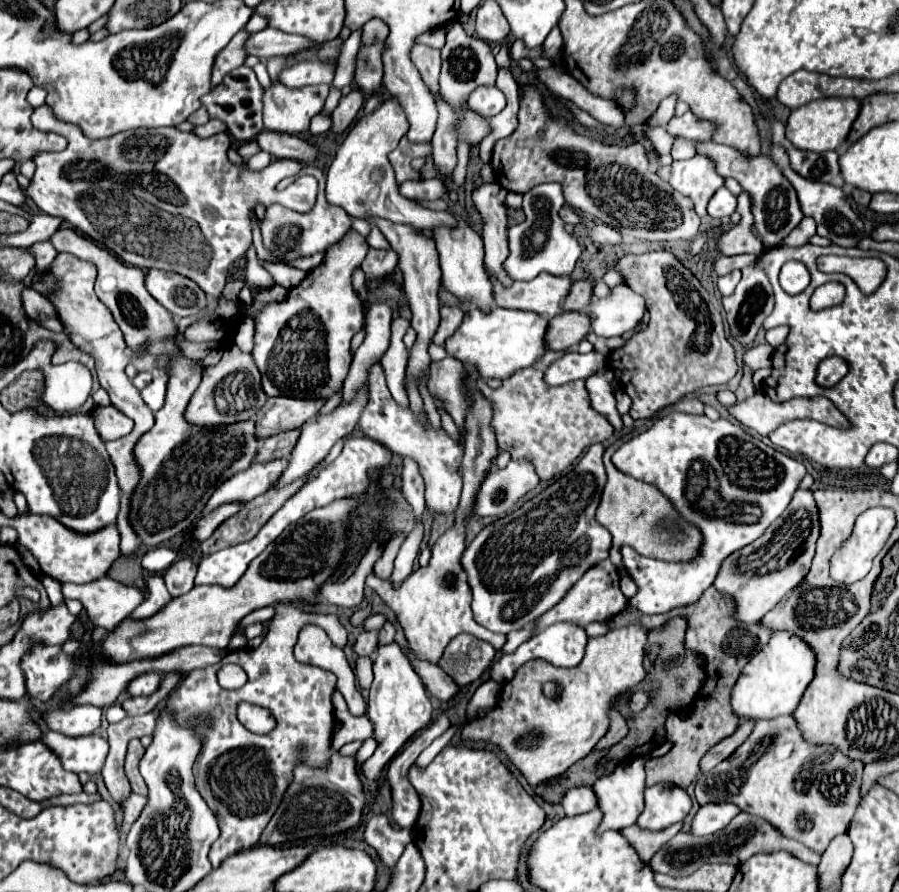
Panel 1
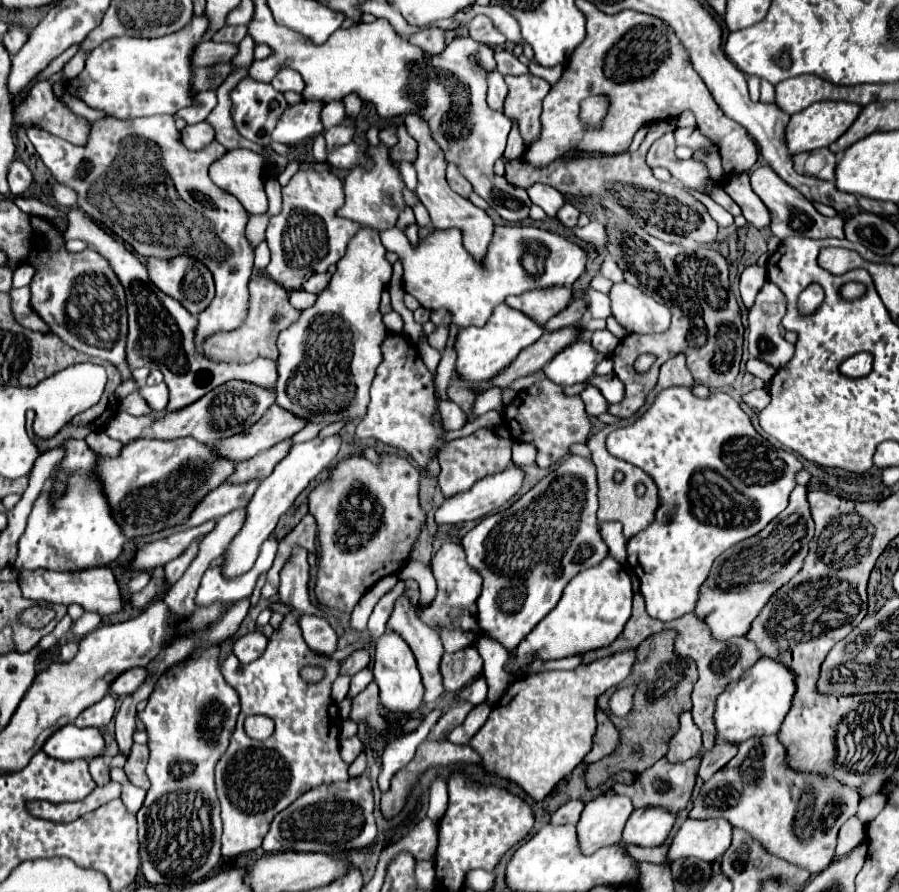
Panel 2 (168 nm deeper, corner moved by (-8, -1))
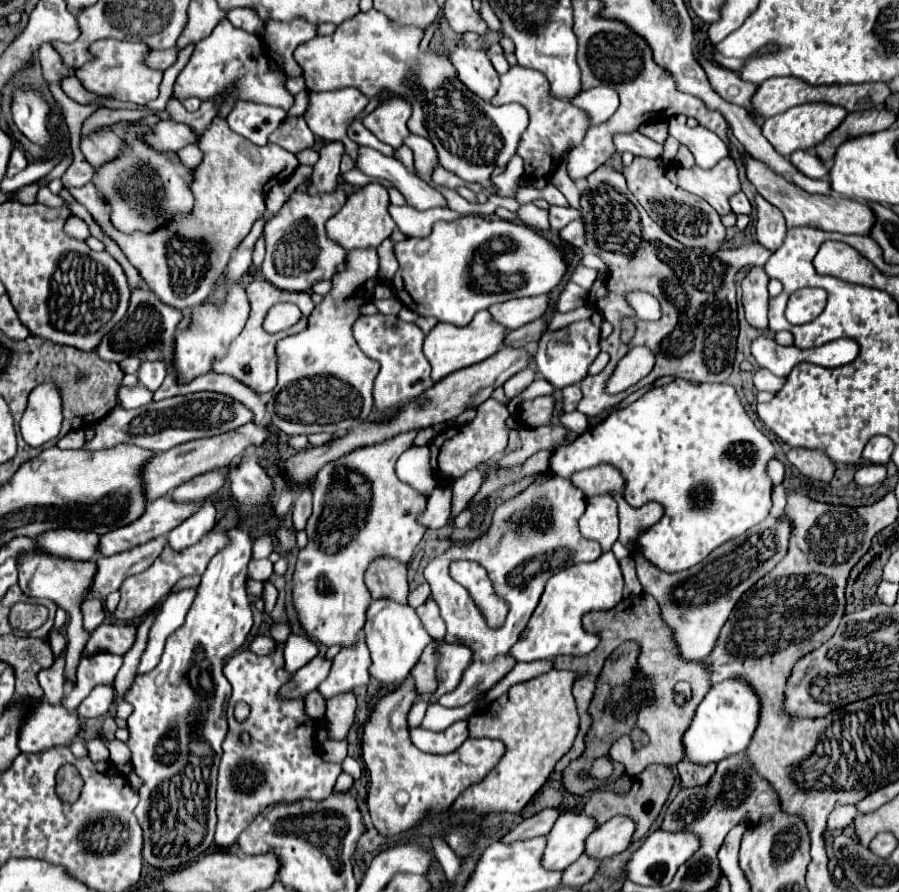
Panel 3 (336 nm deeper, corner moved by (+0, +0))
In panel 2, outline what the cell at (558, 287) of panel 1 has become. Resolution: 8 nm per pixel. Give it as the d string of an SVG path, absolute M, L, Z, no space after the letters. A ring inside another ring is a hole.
M548 286L546 290L530 290L520 296L506 298L506 304L524 312L538 324L548 322L554 314L564 310L572 300L572 292L566 286Z

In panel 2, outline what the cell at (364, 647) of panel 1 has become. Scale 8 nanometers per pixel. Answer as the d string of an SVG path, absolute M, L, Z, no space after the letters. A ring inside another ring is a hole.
M360 648L360 650L354 650L346 662L340 664L340 674L350 674L354 676L356 672L360 672L366 664L370 662L370 652L366 648Z

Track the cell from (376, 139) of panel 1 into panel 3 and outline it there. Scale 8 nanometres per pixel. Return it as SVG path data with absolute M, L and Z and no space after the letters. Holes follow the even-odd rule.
M380 183L360 187L346 199L344 207L326 221L326 235L330 235L330 239L338 243L346 253L352 249L376 249L384 239L390 237L396 227L388 213L388 205L388 191Z

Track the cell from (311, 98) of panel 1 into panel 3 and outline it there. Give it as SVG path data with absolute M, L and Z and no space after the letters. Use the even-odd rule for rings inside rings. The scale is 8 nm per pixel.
M294 117L294 119L286 119L282 127L270 135L270 141L284 147L290 153L300 153L308 147L314 147L316 137L306 125L304 117Z

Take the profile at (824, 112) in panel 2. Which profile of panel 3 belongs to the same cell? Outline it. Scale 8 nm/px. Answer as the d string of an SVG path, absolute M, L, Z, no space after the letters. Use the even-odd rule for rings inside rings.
M806 103L806 105L792 107L786 113L780 113L780 115L766 119L762 123L762 133L774 145L774 149L778 153L782 153L784 157L790 157L790 153L794 153L798 149L808 151L808 149L816 147L818 143L822 143L844 121L846 113L848 113L846 109L834 107L828 103Z

